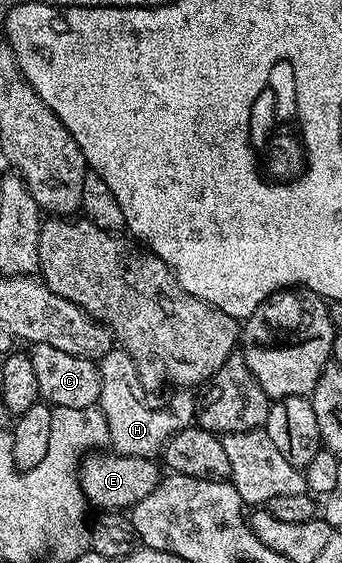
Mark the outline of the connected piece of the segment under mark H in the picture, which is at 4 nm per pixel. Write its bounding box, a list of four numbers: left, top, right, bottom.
[99,349,198,459]

